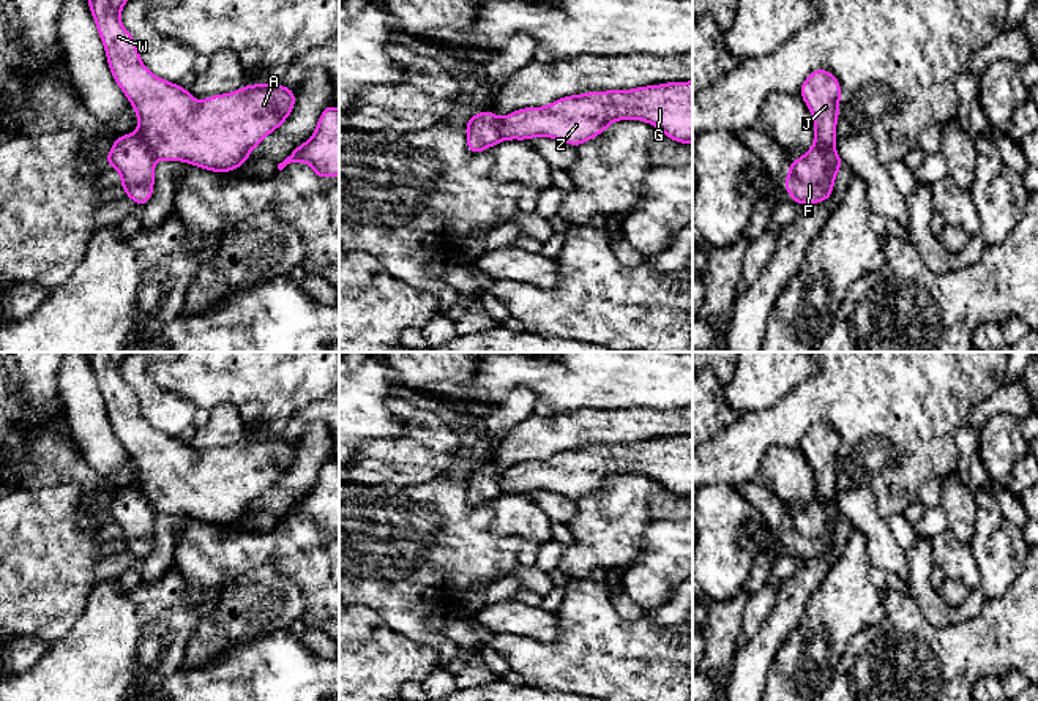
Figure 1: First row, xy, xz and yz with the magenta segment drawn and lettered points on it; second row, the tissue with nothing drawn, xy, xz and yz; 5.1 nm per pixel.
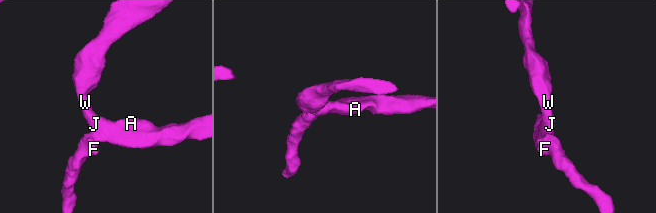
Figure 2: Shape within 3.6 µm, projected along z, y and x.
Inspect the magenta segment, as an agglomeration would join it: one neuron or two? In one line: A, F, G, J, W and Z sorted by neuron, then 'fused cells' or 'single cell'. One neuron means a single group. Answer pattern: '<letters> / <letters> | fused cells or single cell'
A G J W Z / F | fused cells

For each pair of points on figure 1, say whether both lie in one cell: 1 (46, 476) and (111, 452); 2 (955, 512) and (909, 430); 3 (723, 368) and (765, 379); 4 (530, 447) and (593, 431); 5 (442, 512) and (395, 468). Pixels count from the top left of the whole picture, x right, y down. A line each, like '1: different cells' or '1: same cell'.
1: different cells
2: different cells
3: different cells
4: same cell
5: different cells

